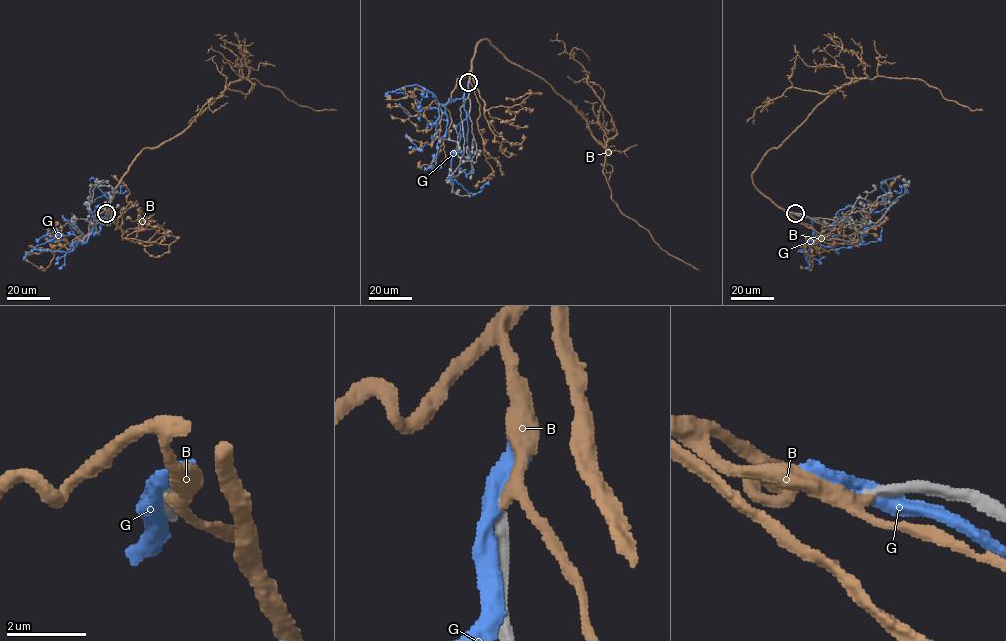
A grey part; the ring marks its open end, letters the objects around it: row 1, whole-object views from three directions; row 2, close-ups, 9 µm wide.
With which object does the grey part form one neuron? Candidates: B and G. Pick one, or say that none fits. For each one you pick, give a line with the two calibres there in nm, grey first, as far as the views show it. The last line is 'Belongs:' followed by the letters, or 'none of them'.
B: Thickness 300 nm (grey) against 240 nm
Belongs: B

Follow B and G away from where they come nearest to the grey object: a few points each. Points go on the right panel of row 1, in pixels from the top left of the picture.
B: (795, 213), (762, 193), (752, 172), (837, 89), (862, 77), (919, 79), (945, 98), (983, 110)
G: (796, 213), (832, 225), (839, 210), (851, 205), (864, 212), (879, 212), (907, 188), (894, 191)

